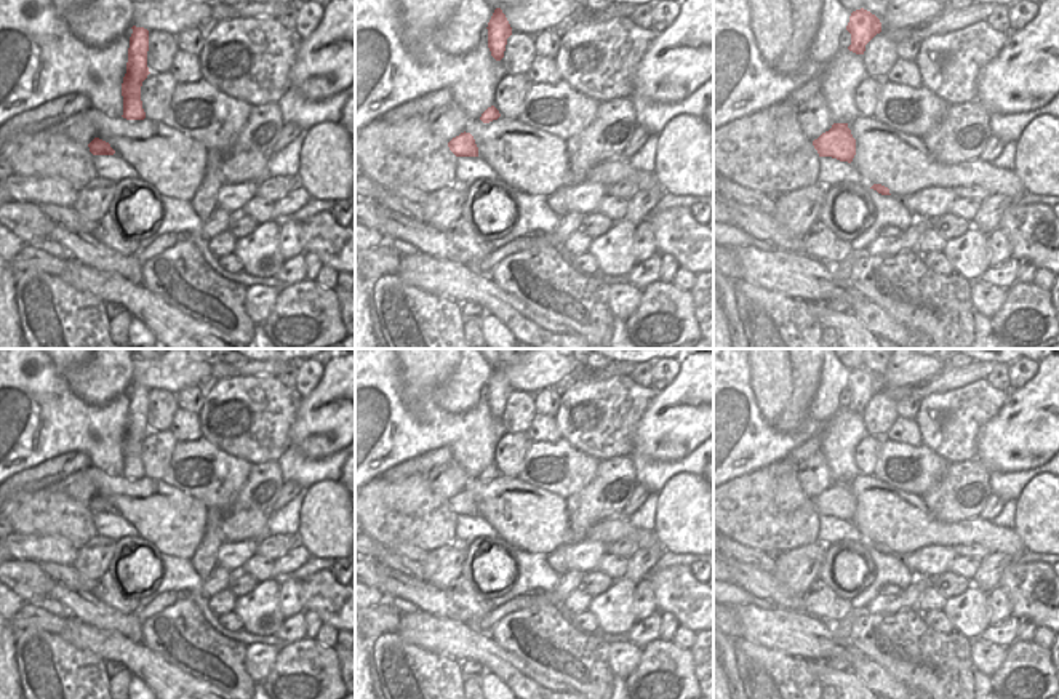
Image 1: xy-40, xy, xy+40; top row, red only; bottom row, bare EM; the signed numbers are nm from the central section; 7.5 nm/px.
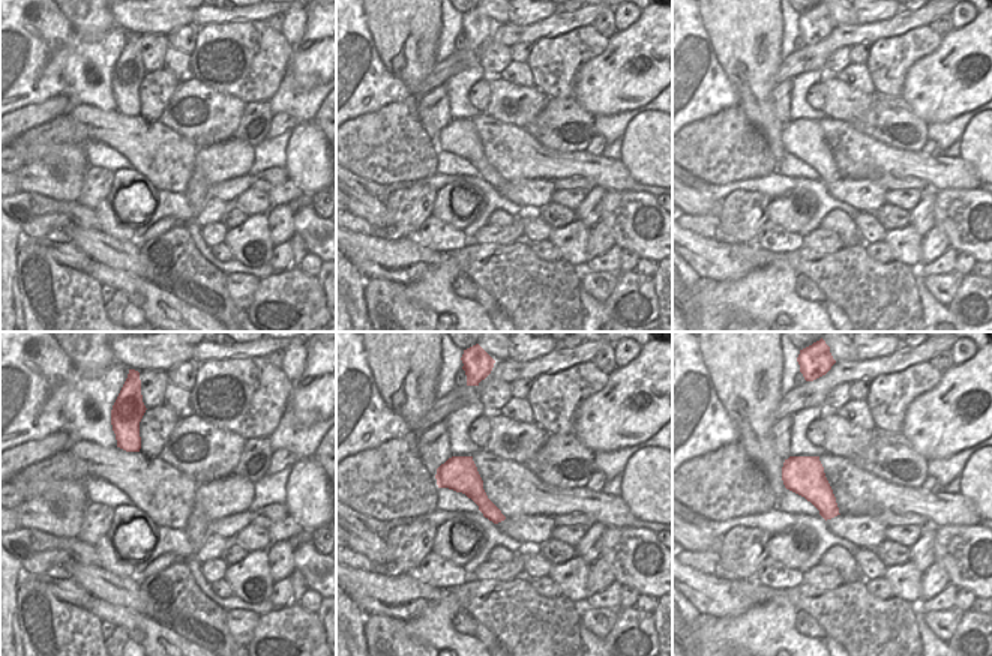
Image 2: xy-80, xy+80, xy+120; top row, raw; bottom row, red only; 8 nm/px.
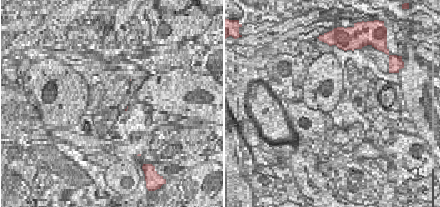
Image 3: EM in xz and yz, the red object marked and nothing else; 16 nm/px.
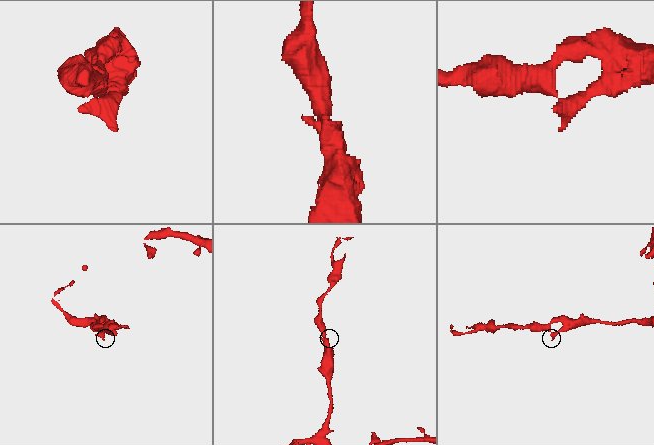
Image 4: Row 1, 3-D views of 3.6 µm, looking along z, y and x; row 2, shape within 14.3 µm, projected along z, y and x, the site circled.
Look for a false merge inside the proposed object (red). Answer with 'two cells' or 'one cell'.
one cell

